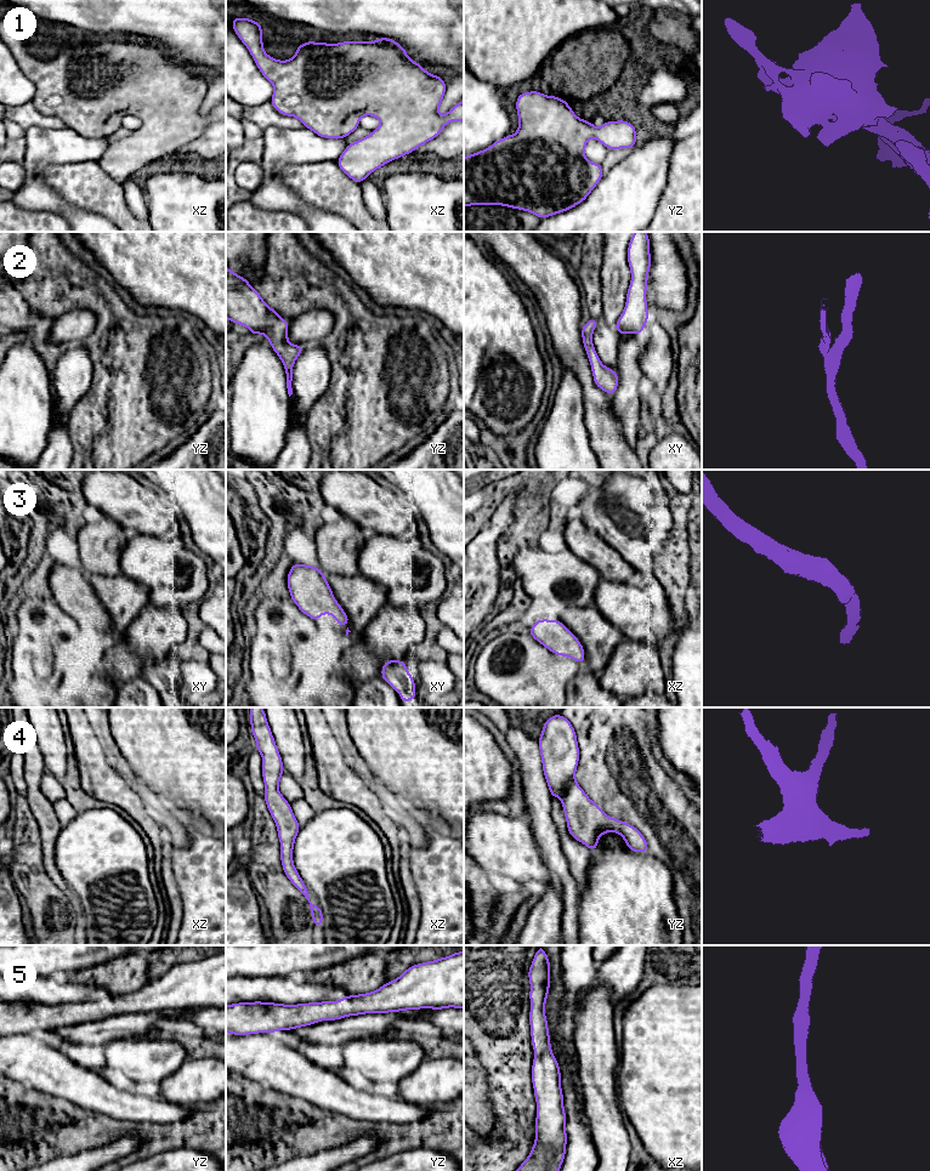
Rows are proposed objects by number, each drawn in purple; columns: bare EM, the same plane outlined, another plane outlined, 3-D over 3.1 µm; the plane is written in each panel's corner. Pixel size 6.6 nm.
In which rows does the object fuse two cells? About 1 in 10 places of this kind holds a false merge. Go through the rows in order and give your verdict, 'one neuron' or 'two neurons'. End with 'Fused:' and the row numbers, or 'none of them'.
1: one neuron
2: one neuron
3: one neuron
4: one neuron
5: one neuron
Fused: none of them

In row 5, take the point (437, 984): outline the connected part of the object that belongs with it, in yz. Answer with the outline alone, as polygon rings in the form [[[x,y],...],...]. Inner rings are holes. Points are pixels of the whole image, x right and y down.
[[[464,950],[410,966],[375,991],[344,996],[338,1001],[226,1005],[226,1033],[272,1034],[348,1016],[448,1007],[464,1008]]]

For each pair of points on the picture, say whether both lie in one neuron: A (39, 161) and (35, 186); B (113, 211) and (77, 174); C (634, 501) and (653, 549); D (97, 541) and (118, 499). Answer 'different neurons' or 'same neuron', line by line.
A: same neuron
B: same neuron
C: same neuron
D: different neurons

